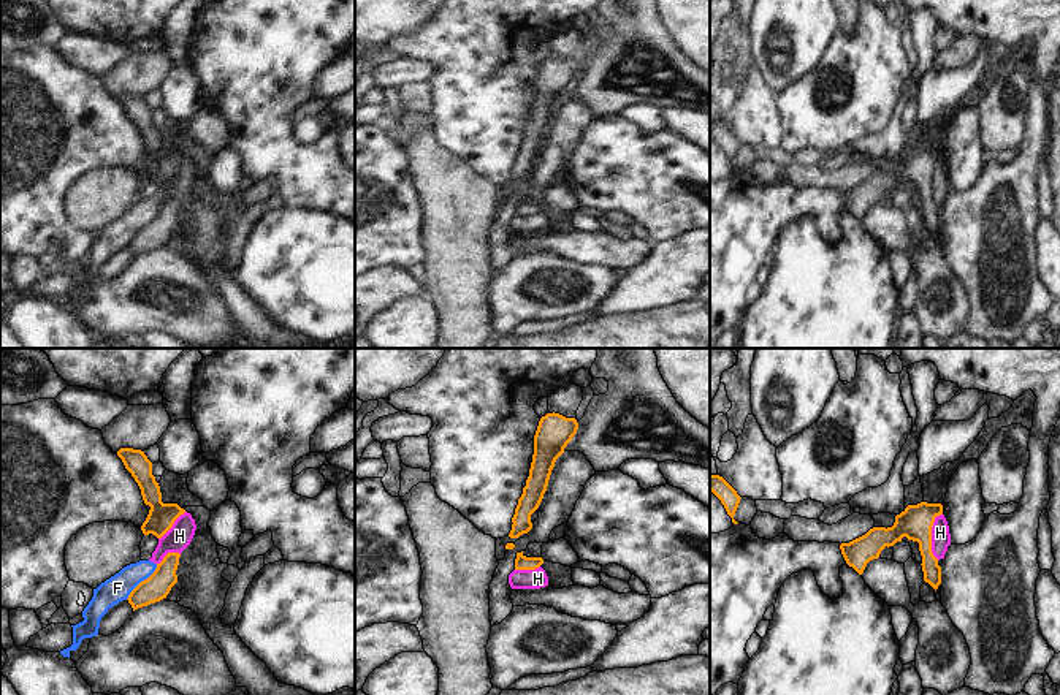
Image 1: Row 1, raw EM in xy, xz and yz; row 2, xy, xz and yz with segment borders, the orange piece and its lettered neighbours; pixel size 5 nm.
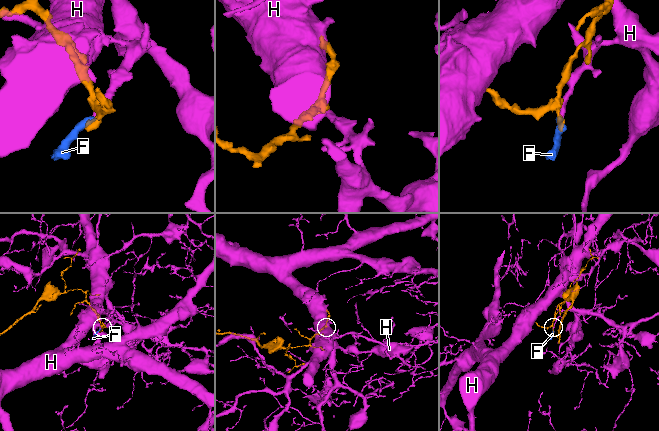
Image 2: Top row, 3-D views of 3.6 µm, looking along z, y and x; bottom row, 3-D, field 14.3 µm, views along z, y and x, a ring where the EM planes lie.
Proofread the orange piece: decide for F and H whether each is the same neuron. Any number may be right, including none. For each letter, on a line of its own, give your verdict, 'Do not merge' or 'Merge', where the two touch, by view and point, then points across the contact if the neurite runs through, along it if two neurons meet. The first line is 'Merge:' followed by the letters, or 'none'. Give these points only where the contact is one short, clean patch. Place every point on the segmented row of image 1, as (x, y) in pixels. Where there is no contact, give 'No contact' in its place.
Merge: none
F: Do not merge. Touches orange at xy (141, 581). Boundary: xy (157, 564), (125, 599)
H: Do not merge. Touches orange at yz (930, 535). Boundary: yz (941, 513), (935, 518), (932, 527), (932, 553), (938, 559).

